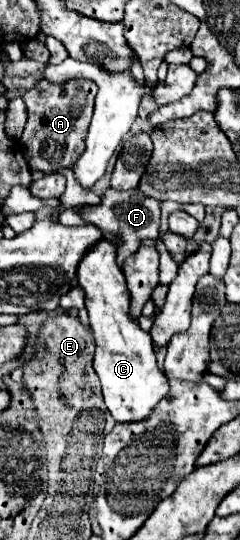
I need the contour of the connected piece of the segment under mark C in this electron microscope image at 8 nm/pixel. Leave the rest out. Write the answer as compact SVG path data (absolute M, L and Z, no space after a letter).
M100 241L86 253L78 267L78 283L86 291L86 309L96 339L94 371L102 381L104 403L118 423L144 421L168 395L168 379L156 365L150 333L142 331L130 313L130 291L122 269L116 265L114 245Z

